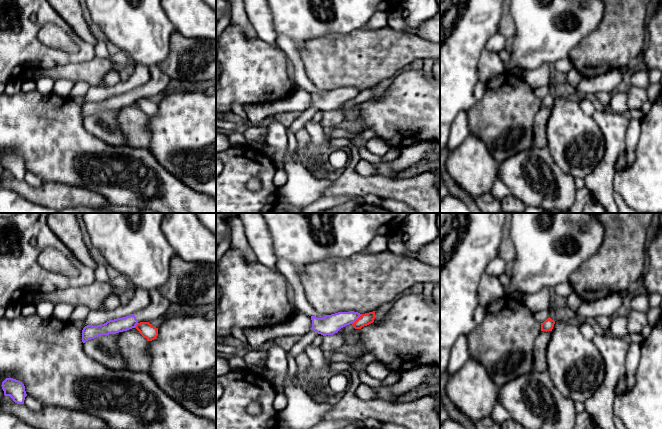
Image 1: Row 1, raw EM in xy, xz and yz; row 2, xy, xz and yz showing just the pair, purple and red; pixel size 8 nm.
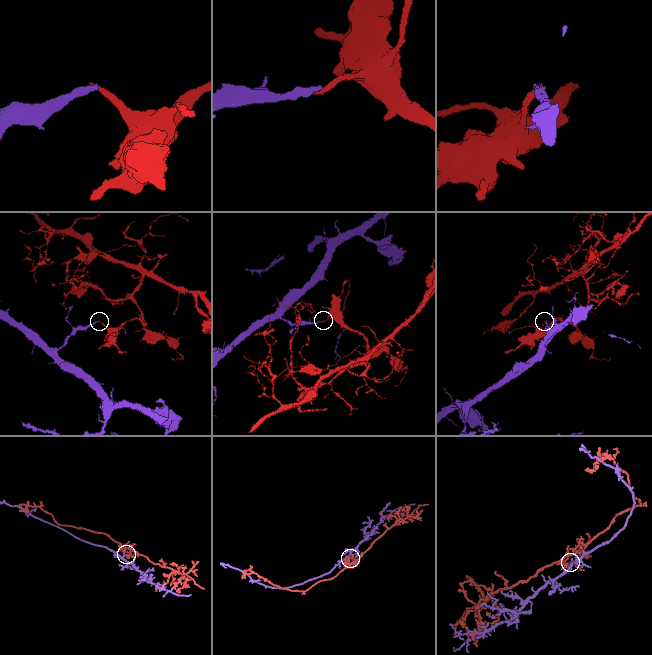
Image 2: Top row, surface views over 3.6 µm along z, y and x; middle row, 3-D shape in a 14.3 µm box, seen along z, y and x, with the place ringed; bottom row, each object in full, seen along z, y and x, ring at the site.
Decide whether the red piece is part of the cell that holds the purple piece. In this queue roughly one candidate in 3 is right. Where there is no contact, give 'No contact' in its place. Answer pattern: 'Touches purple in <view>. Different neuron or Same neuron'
Touches purple in xz. Different neuron

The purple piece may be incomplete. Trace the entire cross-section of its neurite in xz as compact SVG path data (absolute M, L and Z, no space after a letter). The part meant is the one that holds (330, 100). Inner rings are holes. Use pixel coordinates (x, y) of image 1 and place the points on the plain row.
M354 87L338 88L331 91L325 91L323 94L311 92L311 106L323 112L333 111L341 104L354 99L360 92L360 89Z

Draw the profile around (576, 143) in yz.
M555 97L546 126L547 148L557 165L569 176L585 178L600 163L605 155L603 133L592 116L586 115L578 97Z

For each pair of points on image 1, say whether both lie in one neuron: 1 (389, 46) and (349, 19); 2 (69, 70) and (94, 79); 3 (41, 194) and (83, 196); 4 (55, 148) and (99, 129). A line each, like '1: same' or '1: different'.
1: different
2: same
3: same
4: different

